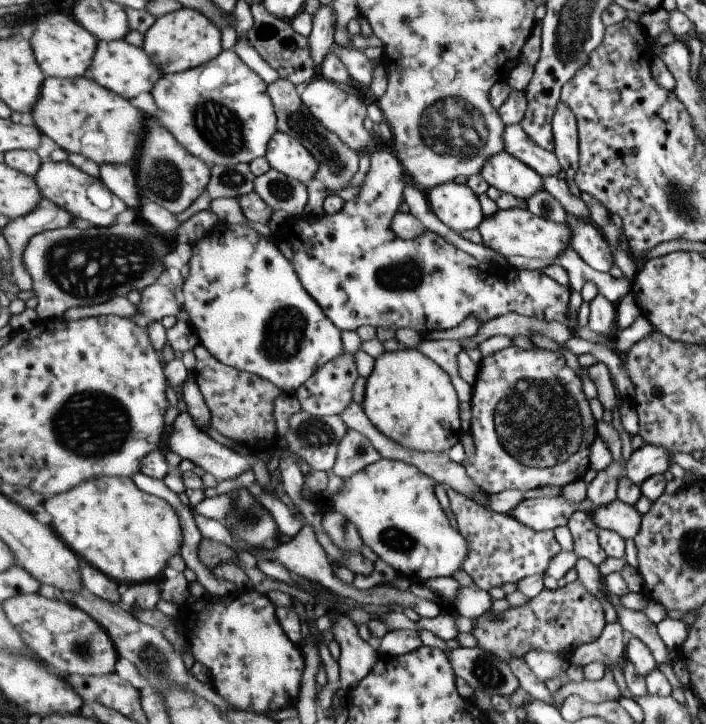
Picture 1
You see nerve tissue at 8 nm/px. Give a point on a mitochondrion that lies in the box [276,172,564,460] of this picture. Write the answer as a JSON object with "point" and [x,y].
{"point":[404,274]}

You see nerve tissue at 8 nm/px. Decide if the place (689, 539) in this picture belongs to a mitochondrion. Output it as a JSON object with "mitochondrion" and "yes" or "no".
{"mitochondrion":"no"}

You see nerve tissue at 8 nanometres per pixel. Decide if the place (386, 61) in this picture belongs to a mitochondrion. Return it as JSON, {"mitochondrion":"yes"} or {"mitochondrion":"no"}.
{"mitochondrion":"no"}

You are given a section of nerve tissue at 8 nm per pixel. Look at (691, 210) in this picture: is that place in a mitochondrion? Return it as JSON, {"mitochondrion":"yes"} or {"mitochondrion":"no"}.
{"mitochondrion":"yes"}

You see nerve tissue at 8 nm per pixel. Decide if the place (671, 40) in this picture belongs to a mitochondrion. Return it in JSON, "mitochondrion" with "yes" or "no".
{"mitochondrion":"no"}

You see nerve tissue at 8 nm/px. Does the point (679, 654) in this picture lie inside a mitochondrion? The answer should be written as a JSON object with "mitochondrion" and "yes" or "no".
{"mitochondrion":"no"}

